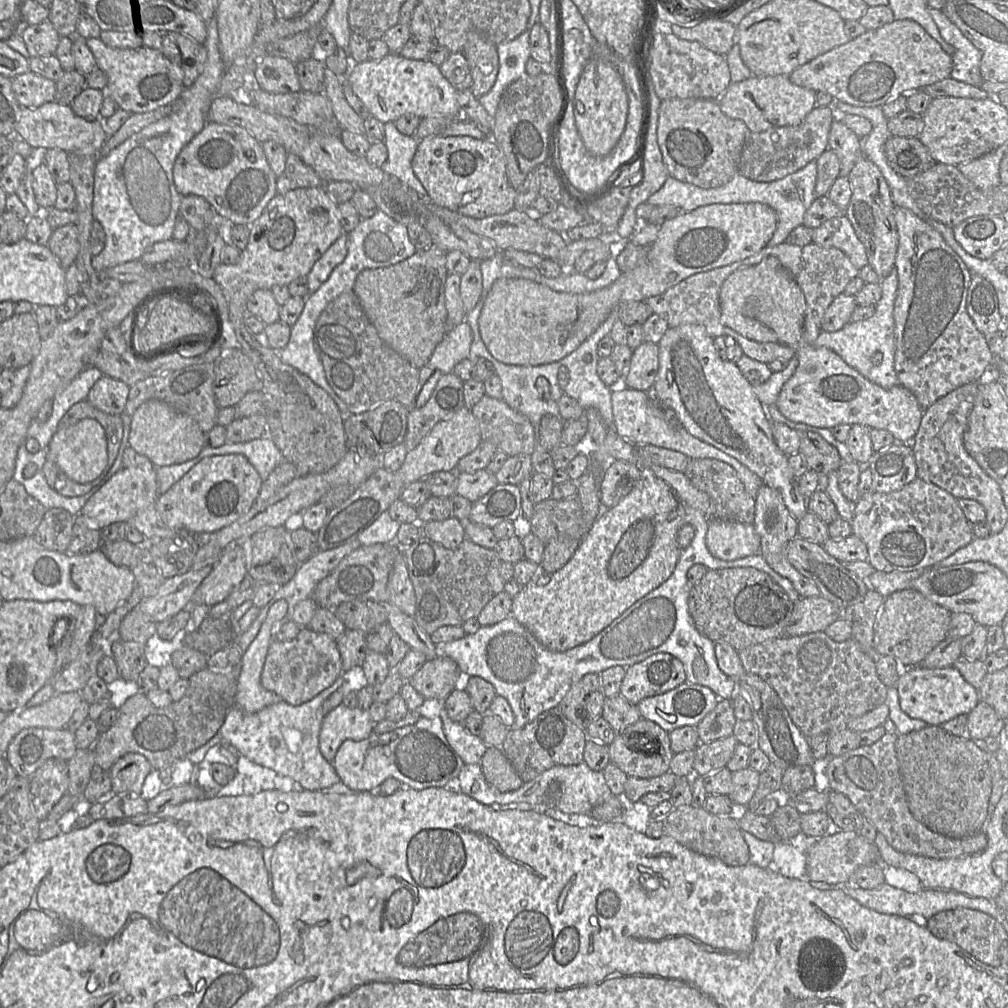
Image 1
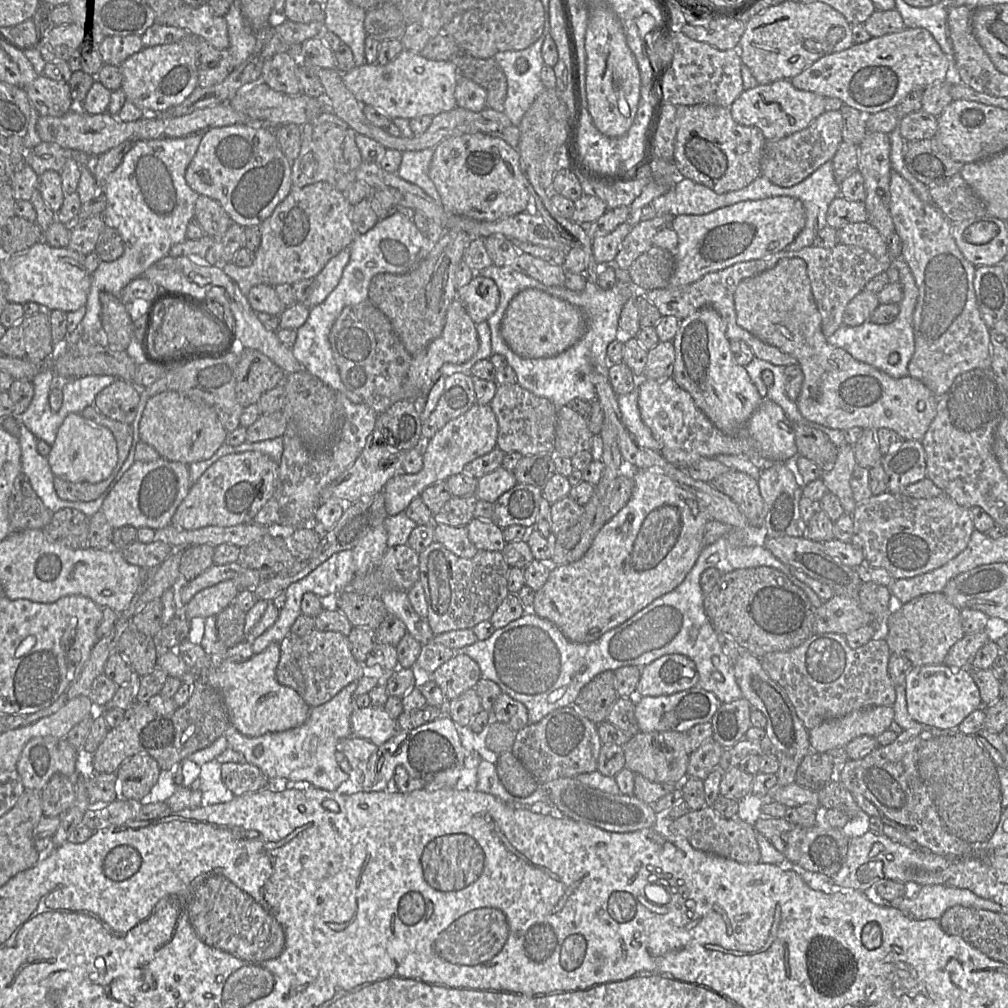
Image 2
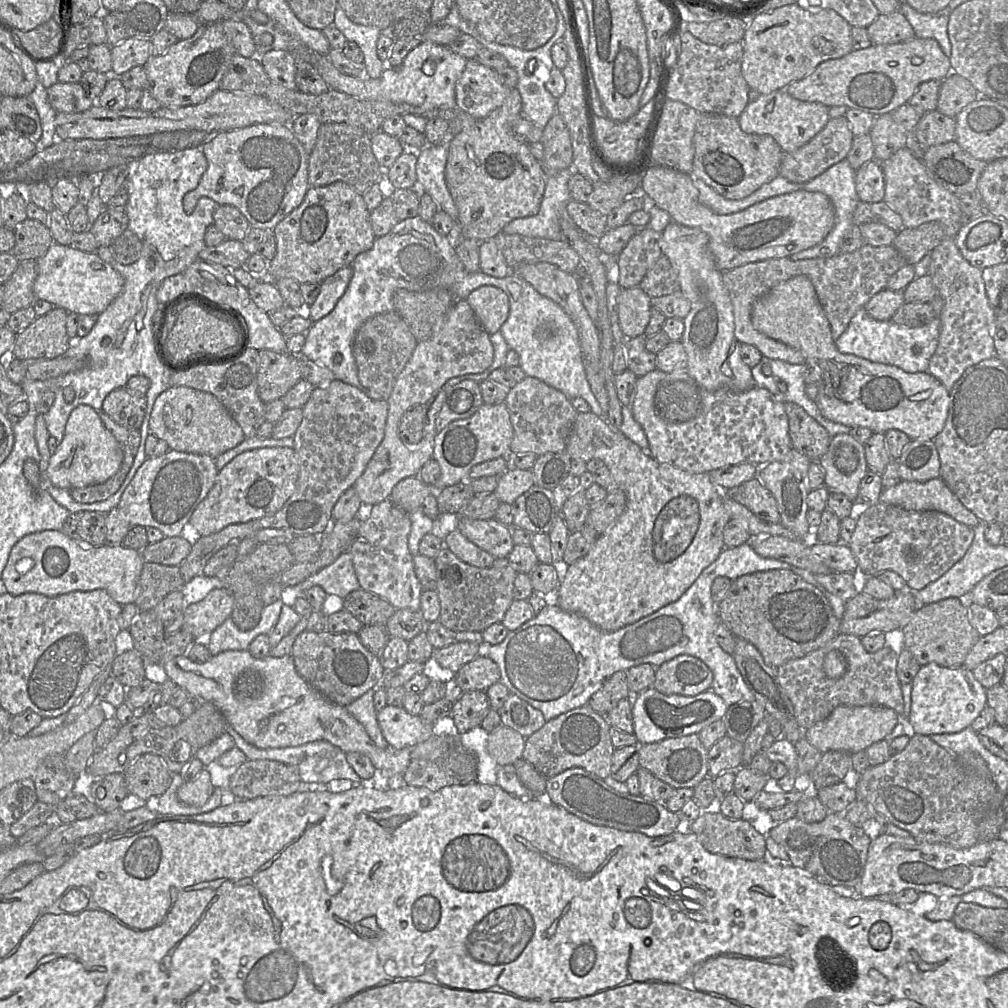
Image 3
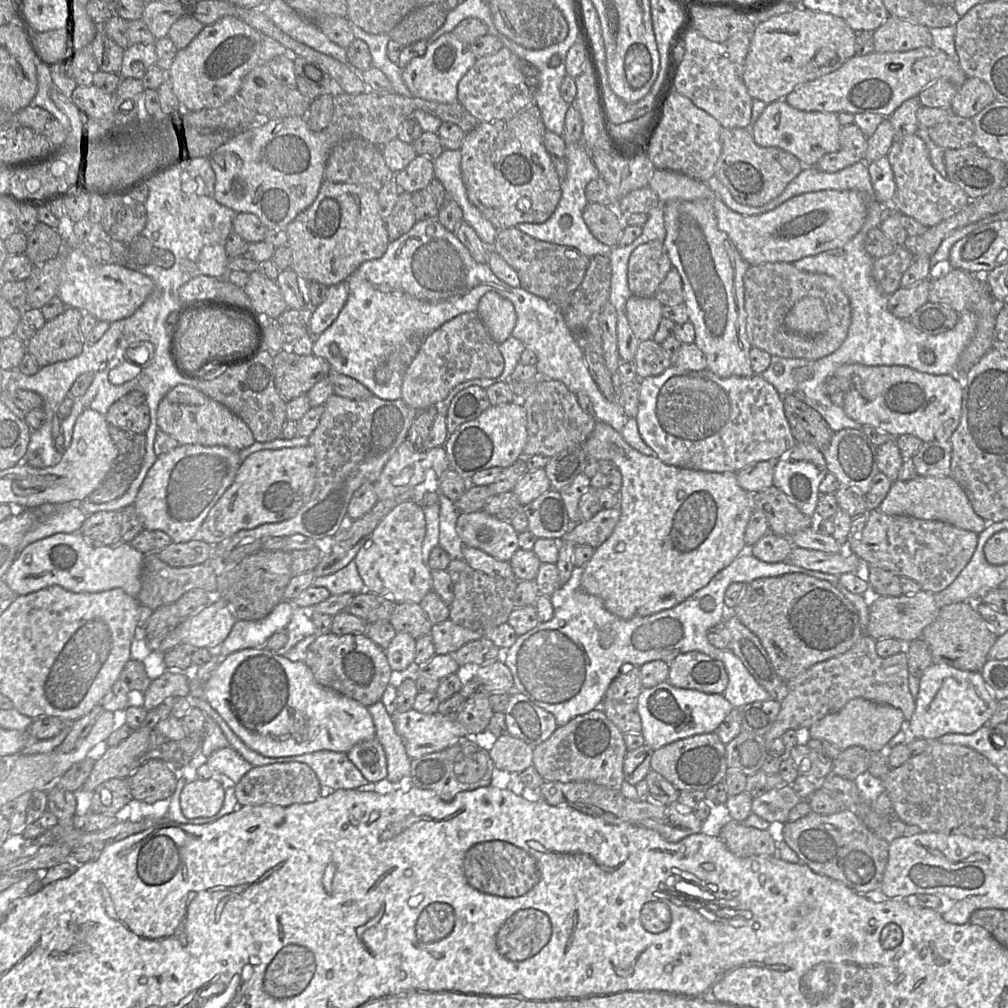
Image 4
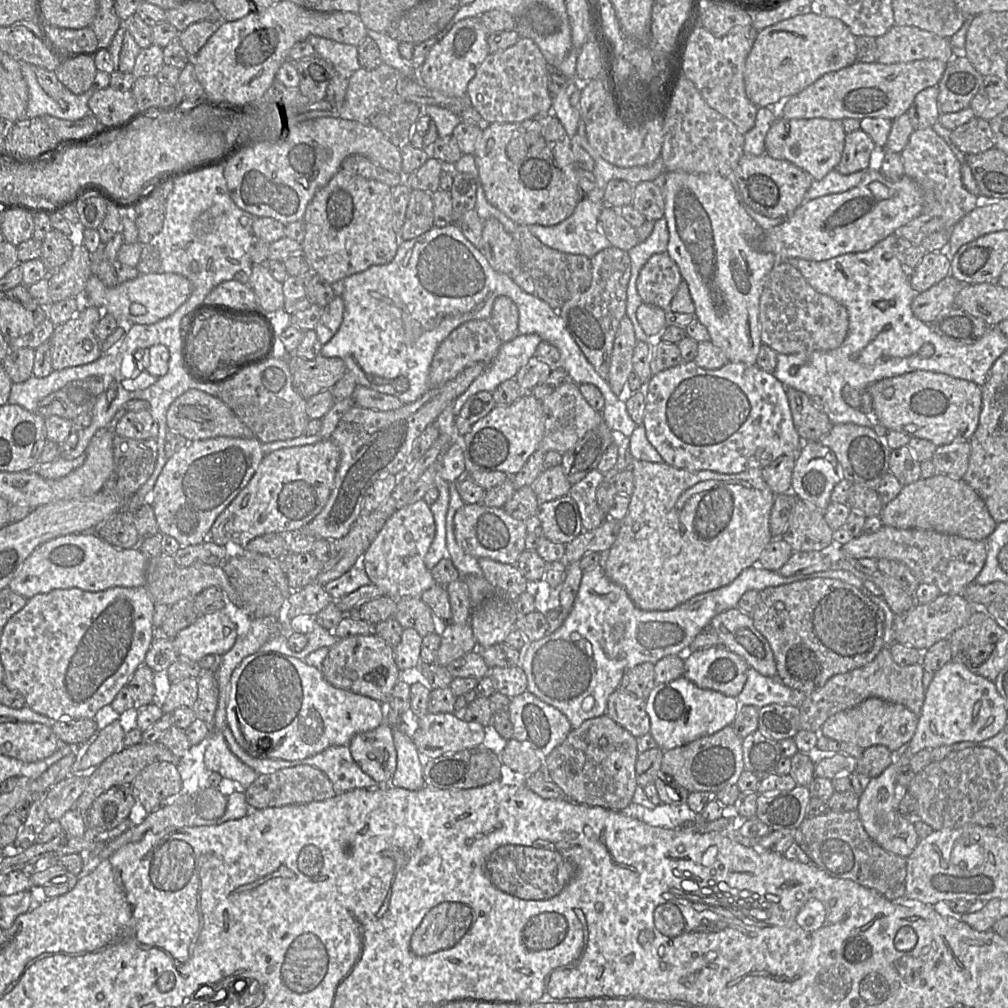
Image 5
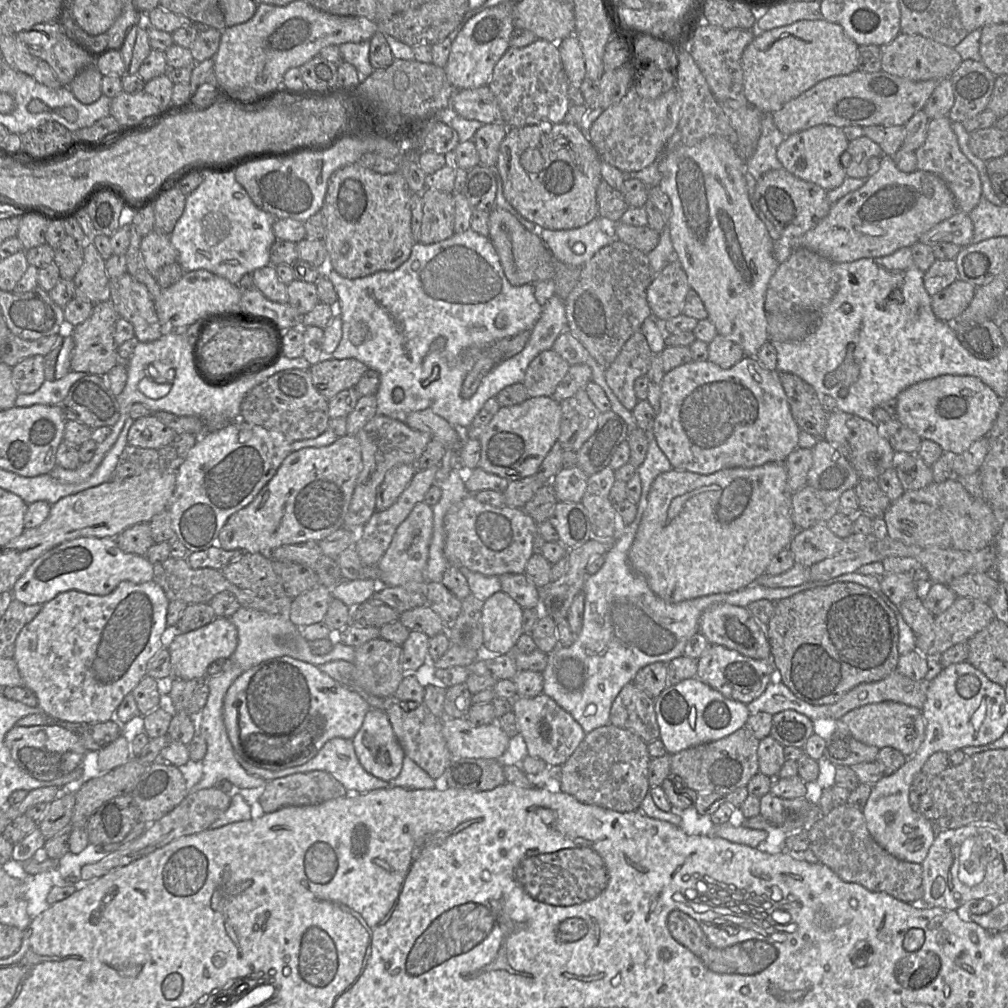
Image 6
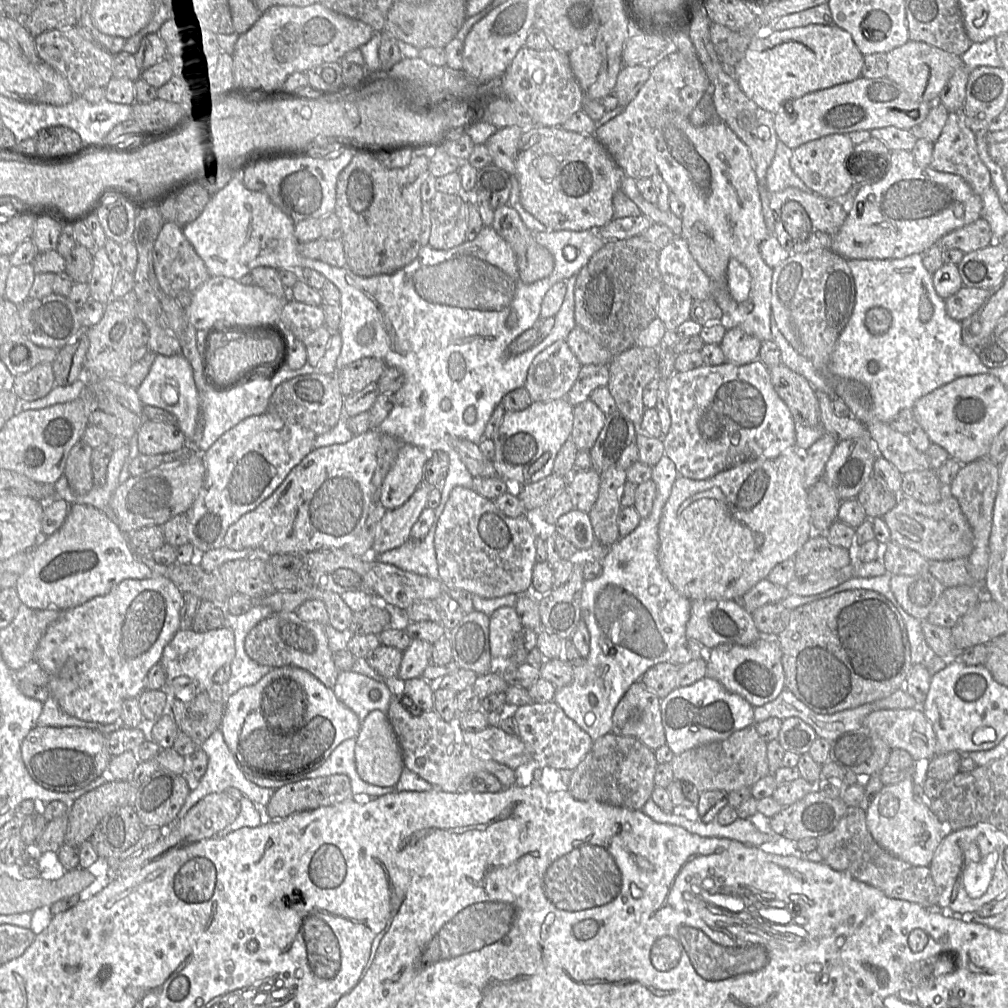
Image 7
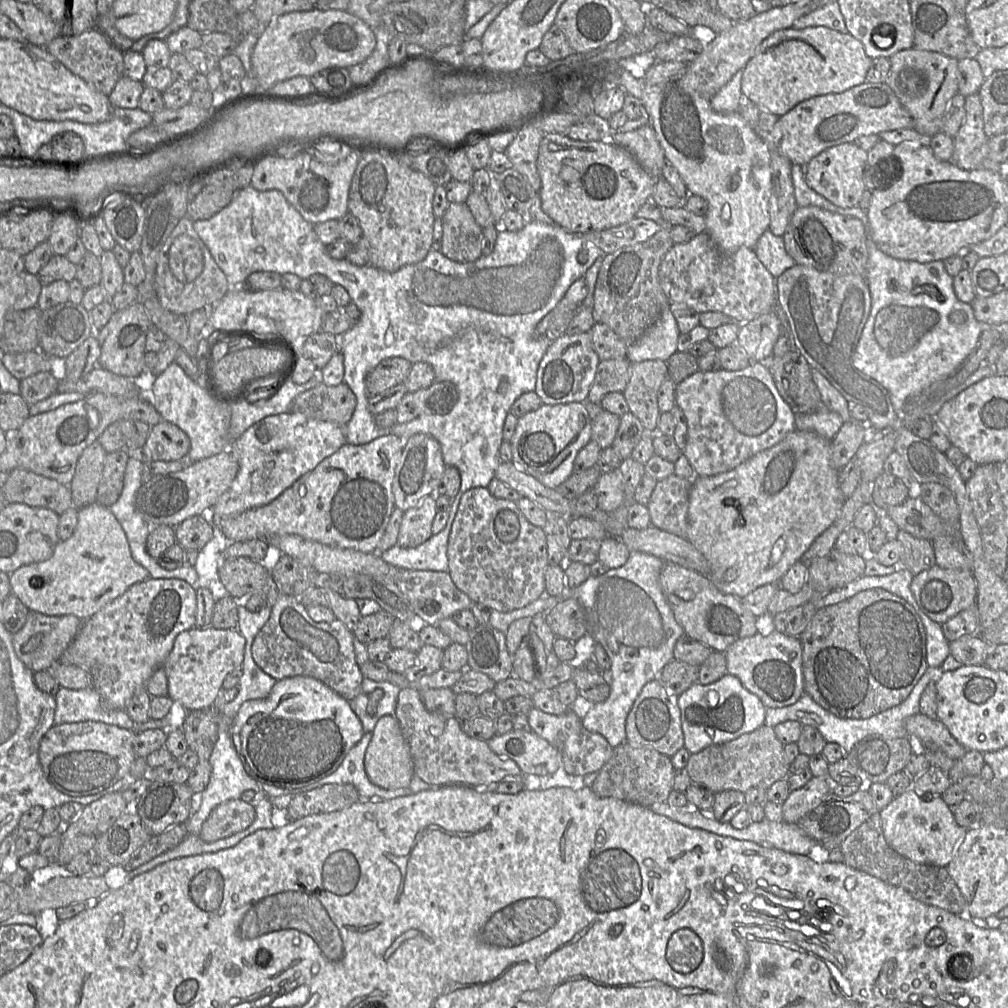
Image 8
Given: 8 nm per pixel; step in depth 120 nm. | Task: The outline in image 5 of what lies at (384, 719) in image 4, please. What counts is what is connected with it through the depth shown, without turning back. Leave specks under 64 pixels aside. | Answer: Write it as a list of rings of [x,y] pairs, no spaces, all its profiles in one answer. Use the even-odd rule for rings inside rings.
[[[392,728],[392,734],[397,753],[396,770],[389,780],[390,785],[383,787],[420,790],[425,786],[423,778],[424,758],[405,732]]]

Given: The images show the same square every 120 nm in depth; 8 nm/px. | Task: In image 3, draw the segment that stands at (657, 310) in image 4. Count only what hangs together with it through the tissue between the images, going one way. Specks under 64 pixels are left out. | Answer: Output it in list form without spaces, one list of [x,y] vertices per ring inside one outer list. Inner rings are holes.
[[[639,286],[621,288],[618,295],[618,313],[620,327],[626,339],[644,336],[651,307],[651,297]]]

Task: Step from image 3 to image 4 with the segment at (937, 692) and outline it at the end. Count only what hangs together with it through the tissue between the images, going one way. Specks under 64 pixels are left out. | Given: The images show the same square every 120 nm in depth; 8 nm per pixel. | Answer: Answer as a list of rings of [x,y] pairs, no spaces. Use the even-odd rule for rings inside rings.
[[[932,664],[920,677],[920,685],[915,699],[915,710],[907,723],[910,738],[935,740],[946,734],[972,734],[986,725],[995,712],[997,700],[988,690],[980,672],[965,671],[948,664]]]

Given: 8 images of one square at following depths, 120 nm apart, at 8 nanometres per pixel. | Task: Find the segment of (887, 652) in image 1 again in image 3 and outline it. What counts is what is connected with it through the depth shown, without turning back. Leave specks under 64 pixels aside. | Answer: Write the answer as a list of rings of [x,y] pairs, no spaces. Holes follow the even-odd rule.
[[[956,597],[919,606],[902,631],[905,637],[905,649],[914,655],[921,666],[937,663],[944,667],[960,667],[980,638],[971,622],[969,603],[965,598]]]

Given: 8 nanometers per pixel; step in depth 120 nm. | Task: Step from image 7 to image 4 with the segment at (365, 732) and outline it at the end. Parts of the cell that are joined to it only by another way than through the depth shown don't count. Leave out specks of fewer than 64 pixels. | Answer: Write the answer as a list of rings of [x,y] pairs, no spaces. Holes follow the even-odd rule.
[[[377,737],[355,744],[347,755],[369,782],[378,782],[387,777],[386,754]]]

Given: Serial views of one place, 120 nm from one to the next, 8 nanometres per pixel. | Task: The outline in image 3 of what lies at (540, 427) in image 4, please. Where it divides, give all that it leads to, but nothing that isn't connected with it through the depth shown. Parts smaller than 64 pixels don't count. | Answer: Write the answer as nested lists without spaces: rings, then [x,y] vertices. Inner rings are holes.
[[[526,376],[509,389],[504,404],[513,427],[510,453],[535,453],[540,456],[565,451],[578,411],[561,391],[537,378]]]

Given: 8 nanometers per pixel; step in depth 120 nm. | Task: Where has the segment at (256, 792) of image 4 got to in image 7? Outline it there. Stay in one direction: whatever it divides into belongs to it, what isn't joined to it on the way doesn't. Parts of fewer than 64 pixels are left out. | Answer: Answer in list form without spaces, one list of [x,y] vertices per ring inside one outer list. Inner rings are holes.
[[[334,774],[287,783],[274,791],[266,808],[272,819],[282,819],[296,812],[330,806],[353,797],[349,777]]]

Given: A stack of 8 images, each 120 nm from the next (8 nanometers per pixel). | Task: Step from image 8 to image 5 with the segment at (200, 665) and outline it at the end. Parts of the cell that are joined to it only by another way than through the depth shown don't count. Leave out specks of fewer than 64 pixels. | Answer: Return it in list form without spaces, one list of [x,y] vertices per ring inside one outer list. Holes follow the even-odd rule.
[[[223,611],[200,615],[173,639],[178,655],[198,662],[206,655],[226,654],[237,640],[236,624]]]

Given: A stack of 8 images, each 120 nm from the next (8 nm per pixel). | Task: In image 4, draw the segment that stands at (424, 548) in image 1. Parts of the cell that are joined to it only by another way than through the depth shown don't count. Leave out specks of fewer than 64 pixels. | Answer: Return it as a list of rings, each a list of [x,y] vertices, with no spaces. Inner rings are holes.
[[[451,559],[446,569],[454,585],[454,599],[449,605],[449,620],[464,628],[486,633],[492,628],[507,623],[514,609],[513,597],[516,578],[490,576],[474,570],[464,560]]]

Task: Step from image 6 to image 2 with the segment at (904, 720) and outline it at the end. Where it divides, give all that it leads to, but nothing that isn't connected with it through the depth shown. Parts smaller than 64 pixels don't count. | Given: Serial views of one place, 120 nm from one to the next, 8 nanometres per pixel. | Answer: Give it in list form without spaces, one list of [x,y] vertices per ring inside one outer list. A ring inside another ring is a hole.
[[[878,706],[825,721],[809,731],[811,752],[826,753],[831,749],[844,748],[848,742],[862,735],[877,737],[889,730],[893,719],[892,706]]]

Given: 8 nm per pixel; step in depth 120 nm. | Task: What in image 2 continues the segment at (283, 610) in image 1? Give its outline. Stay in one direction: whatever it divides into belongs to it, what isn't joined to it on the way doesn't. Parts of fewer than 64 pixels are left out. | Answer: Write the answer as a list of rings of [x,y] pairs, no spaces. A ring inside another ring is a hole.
[[[270,644],[261,653],[254,654],[244,662],[211,659],[206,680],[222,694],[230,724],[245,736],[257,737],[298,727],[307,720],[313,708],[294,689],[277,681],[279,659],[279,644]]]

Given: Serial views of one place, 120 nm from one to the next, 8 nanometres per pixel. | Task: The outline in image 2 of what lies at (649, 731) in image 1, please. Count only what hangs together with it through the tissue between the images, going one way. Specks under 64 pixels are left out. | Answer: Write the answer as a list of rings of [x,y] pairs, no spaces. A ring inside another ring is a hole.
[[[638,731],[623,746],[625,768],[634,774],[640,774],[654,783],[681,784],[687,778],[690,757],[689,742],[686,733]]]

